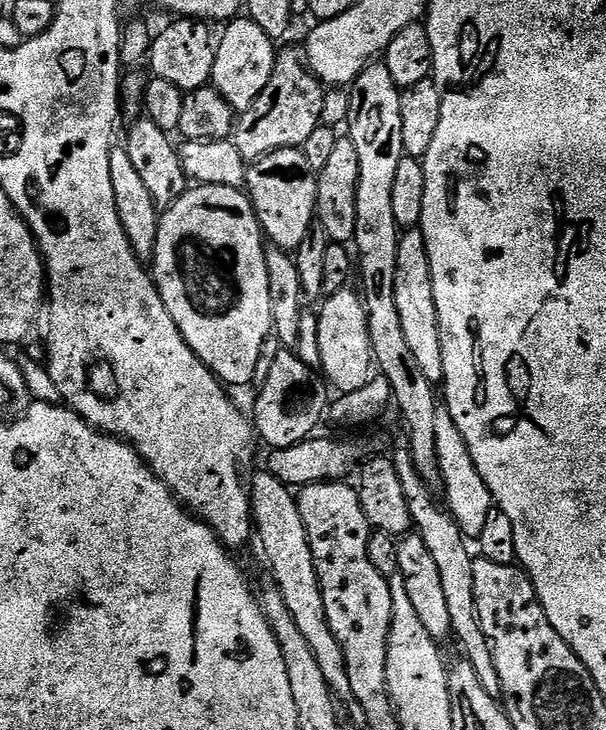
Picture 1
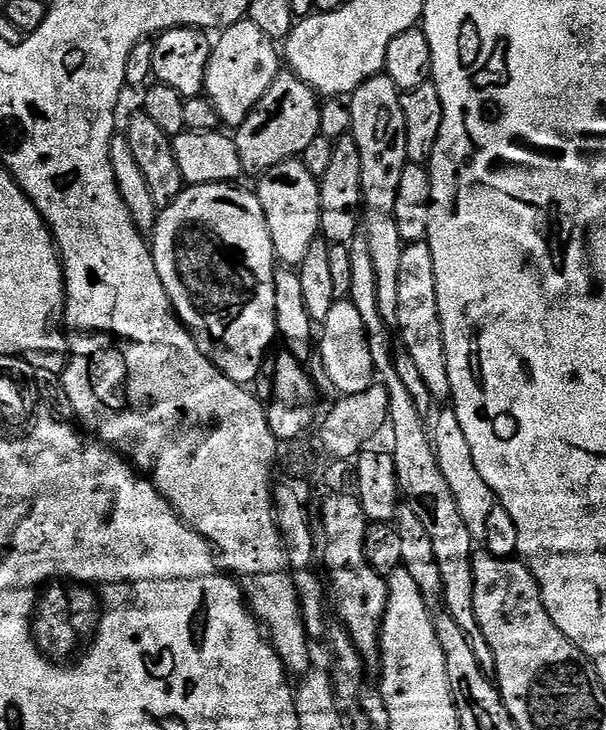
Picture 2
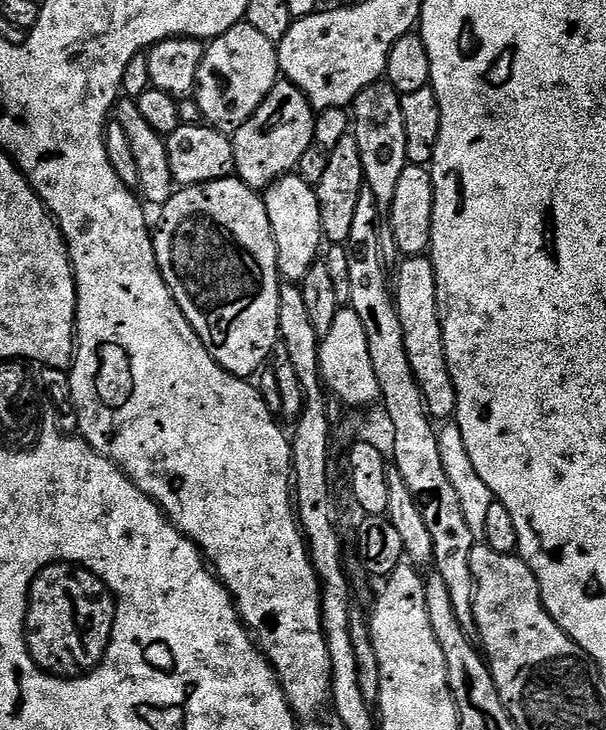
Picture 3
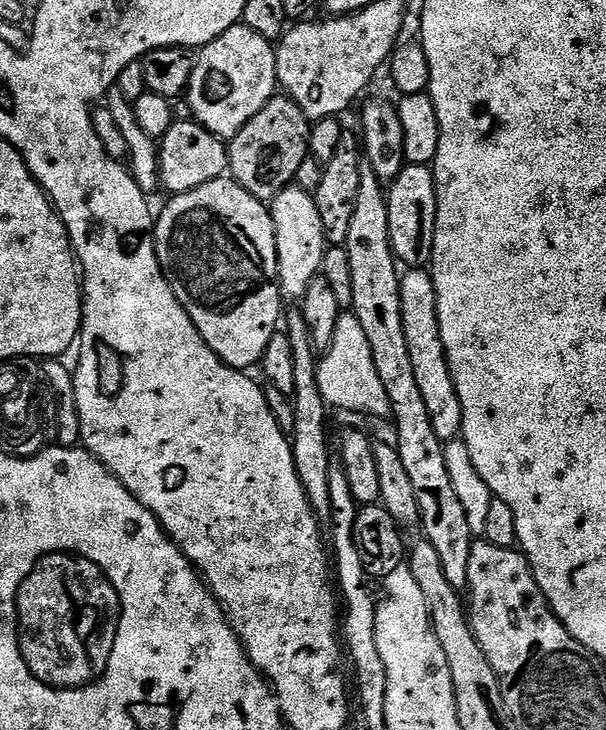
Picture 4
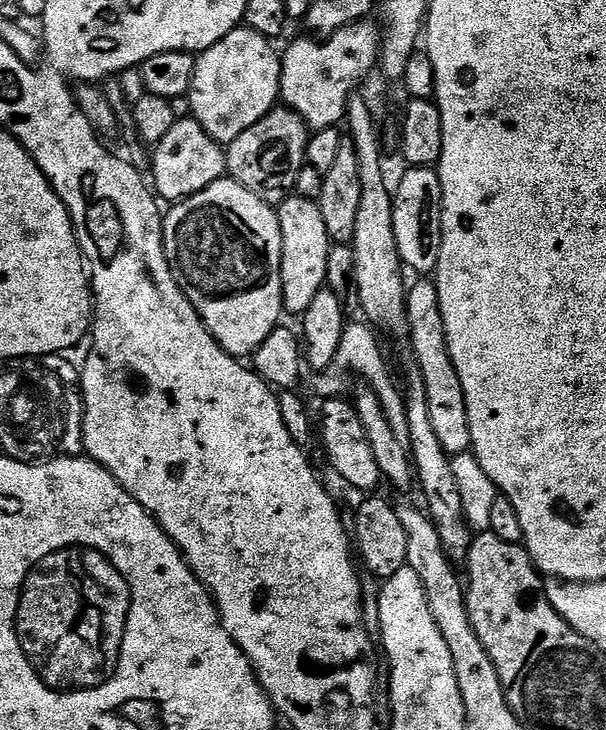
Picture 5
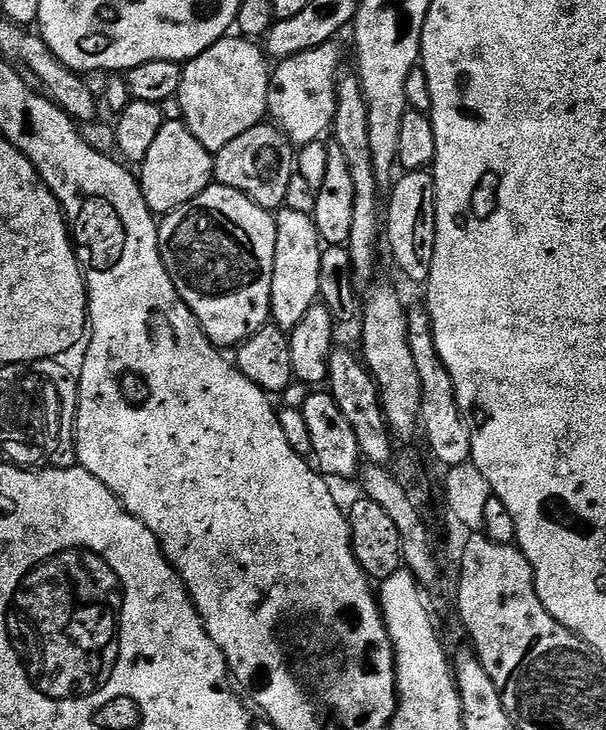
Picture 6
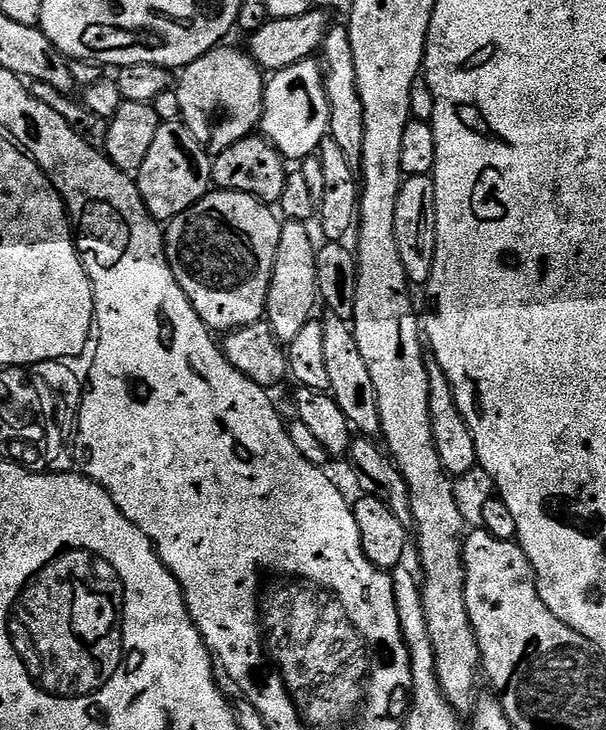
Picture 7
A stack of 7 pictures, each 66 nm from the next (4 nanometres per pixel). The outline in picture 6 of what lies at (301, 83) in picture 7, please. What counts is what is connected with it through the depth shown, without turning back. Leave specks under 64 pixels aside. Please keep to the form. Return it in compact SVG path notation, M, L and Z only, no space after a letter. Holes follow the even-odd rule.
M329 42L306 50L302 54L281 60L271 73L272 84L268 87L268 111L277 128L292 141L293 145L303 146L319 141L332 127L332 119L336 113L336 85L340 68L339 43Z

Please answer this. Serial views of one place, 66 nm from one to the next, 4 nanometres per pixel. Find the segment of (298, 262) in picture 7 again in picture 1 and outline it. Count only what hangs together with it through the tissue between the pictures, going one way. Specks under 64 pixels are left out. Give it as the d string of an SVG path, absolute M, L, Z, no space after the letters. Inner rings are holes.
M283 148L248 164L246 191L260 231L280 248L295 250L316 220L316 177L300 148Z

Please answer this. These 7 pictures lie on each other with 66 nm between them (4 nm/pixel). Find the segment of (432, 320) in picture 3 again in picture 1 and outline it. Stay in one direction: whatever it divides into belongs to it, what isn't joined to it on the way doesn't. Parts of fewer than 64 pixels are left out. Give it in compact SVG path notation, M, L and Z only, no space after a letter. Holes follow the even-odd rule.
M419 227L401 231L398 242L398 270L394 270L394 298L398 305L398 319L402 321L402 330L406 333L406 342L409 343L410 350L414 353L414 359L418 361L422 374L426 374L426 378L433 386L443 385L442 334L438 326L438 306L434 306L434 286L430 274L430 258L426 250L426 238L420 233Z

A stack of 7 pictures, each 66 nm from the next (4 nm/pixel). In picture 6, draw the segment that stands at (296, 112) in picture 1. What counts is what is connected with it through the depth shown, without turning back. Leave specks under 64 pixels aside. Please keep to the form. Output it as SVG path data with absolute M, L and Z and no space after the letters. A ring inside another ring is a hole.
M272 122L255 124L246 134L238 134L234 142L226 142L214 156L215 183L225 184L246 194L258 206L269 210L285 207L286 186L297 171L297 149Z

